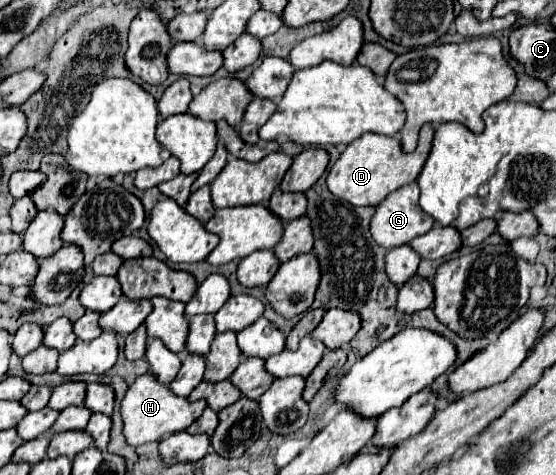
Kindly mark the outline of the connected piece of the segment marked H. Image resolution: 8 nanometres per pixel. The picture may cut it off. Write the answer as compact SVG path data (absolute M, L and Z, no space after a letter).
M145 373L135 379L135 383L129 387L125 399L121 401L121 413L123 413L123 423L125 423L125 437L127 443L133 447L159 441L161 435L175 433L187 429L199 415L207 409L207 401L189 401L189 397L179 397L175 395L167 385L163 385L155 375Z

